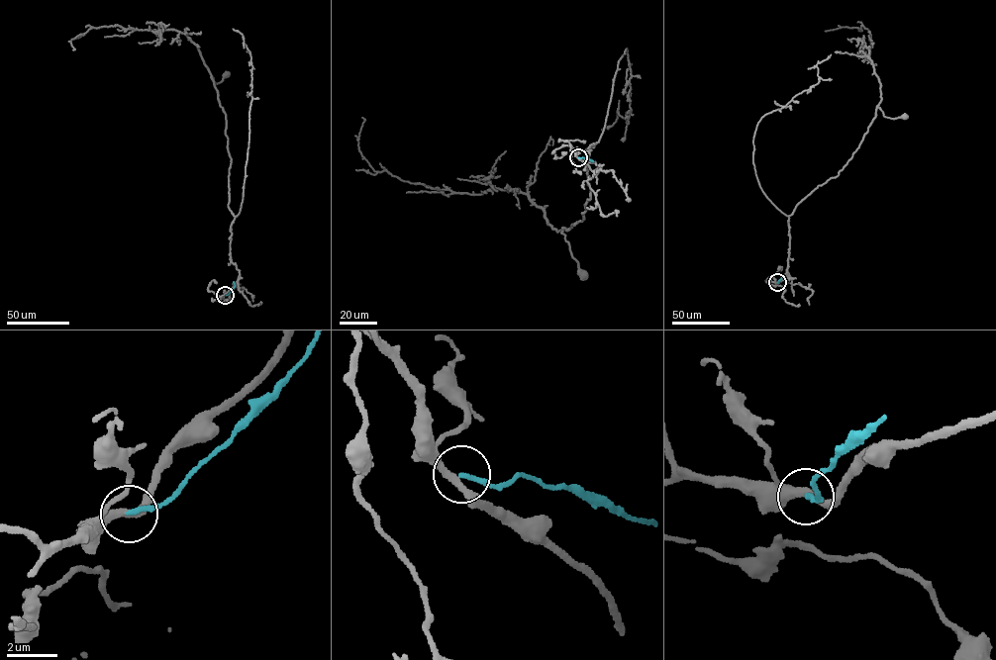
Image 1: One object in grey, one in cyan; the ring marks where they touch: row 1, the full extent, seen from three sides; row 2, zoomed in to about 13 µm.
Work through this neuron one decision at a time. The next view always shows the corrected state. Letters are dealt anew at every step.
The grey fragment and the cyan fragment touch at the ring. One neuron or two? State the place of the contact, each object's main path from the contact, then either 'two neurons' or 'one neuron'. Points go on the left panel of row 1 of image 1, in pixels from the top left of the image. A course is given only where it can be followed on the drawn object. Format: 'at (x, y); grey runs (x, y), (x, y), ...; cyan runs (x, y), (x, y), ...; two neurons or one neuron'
at (225, 295); grey runs (225, 295), (239, 271), (230, 252), (235, 217), (228, 205), (226, 115), (211, 77), (217, 83), (227, 74); cyan runs (225, 295), (235, 286), (234, 281); two neurons

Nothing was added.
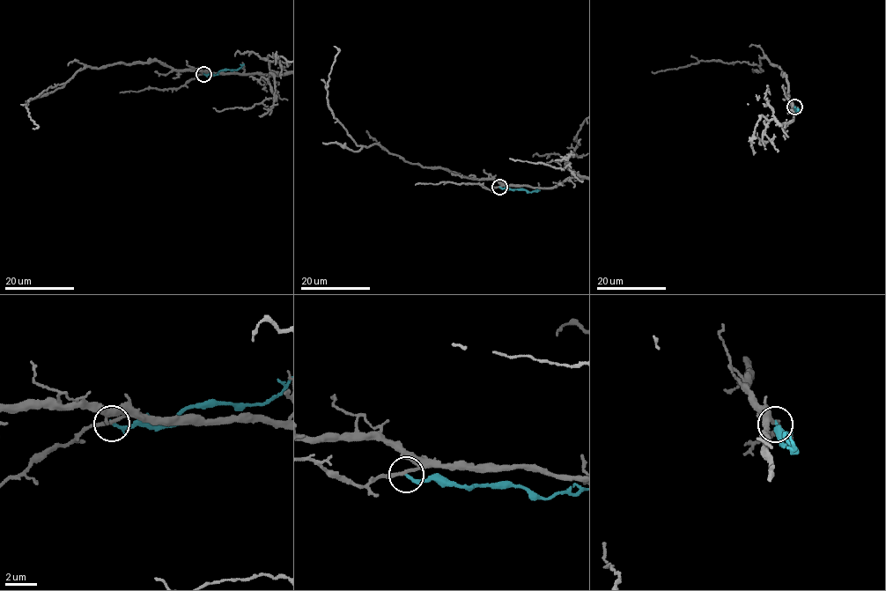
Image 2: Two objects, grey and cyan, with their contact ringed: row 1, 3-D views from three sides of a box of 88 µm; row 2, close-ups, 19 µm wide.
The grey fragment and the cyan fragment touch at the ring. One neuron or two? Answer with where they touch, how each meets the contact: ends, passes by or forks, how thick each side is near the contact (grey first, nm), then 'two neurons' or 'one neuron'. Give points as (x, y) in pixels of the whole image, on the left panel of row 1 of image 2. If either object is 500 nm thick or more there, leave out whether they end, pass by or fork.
at (203, 74); grey passes by; cyan passes by; 200 nm thick on the grey side, 150 nm on the other; two neurons

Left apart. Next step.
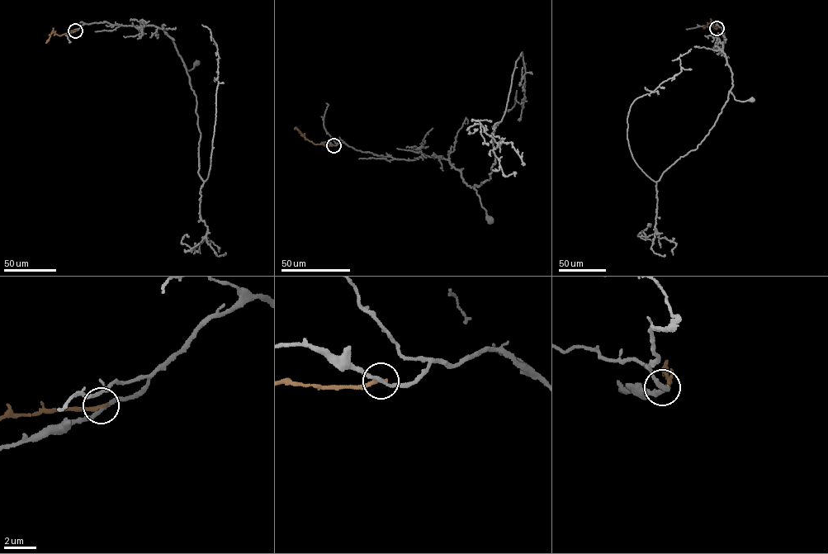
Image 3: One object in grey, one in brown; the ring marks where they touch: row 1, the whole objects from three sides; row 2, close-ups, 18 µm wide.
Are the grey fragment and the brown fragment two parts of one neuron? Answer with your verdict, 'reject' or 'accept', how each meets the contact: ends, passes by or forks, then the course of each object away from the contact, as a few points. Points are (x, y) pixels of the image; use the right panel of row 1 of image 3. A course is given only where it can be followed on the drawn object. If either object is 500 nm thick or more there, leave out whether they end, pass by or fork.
reject | grey passes by | brown ends | grey via (716, 29), (716, 25), (721, 27), (725, 38), (722, 51), (731, 73), (730, 92), (736, 100), (752, 100) | brown via (716, 29), (711, 22), (704, 28)

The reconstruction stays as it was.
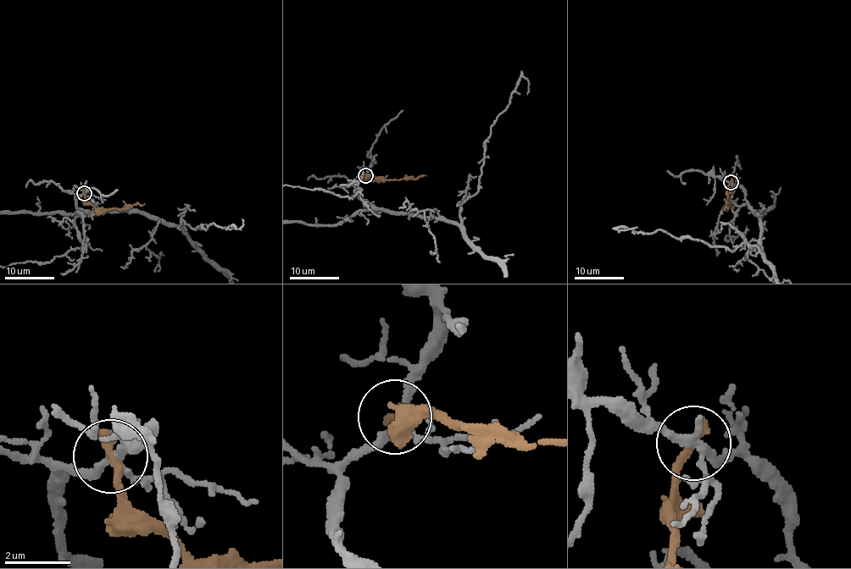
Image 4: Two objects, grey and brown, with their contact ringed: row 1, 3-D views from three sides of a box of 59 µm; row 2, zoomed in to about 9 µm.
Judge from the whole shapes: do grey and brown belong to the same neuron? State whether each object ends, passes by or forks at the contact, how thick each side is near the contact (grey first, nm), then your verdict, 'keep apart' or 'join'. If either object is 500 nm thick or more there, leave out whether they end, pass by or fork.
grey forks there; brown ends there; 240 nm thick on the grey side, 360 nm on the other; keep apart

